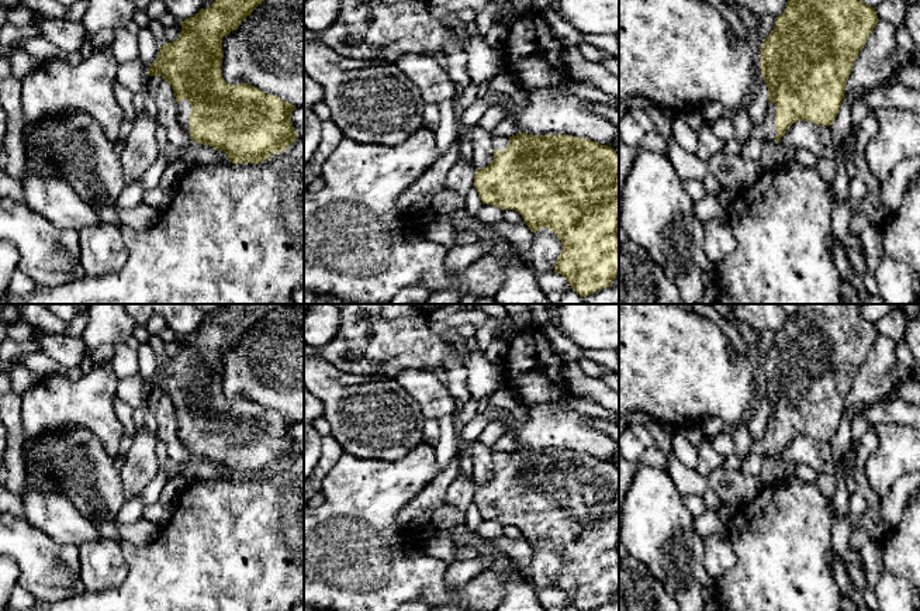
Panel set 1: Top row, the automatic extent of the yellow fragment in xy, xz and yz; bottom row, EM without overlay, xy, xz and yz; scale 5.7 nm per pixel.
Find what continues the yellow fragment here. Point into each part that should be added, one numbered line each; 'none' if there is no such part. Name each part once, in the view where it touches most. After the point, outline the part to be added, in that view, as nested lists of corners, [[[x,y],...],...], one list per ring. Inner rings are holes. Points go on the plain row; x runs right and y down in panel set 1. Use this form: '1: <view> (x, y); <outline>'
1: xy (184, 423); [[[184,414],[181,417],[177,417],[177,422],[179,422],[179,436],[180,441],[184,443],[186,449],[190,452],[190,436],[189,436],[189,431],[191,428],[191,420]]]

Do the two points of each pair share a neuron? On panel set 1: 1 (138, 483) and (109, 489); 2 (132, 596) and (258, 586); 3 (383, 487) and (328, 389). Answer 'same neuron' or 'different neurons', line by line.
1: different neurons
2: same neuron
3: different neurons

